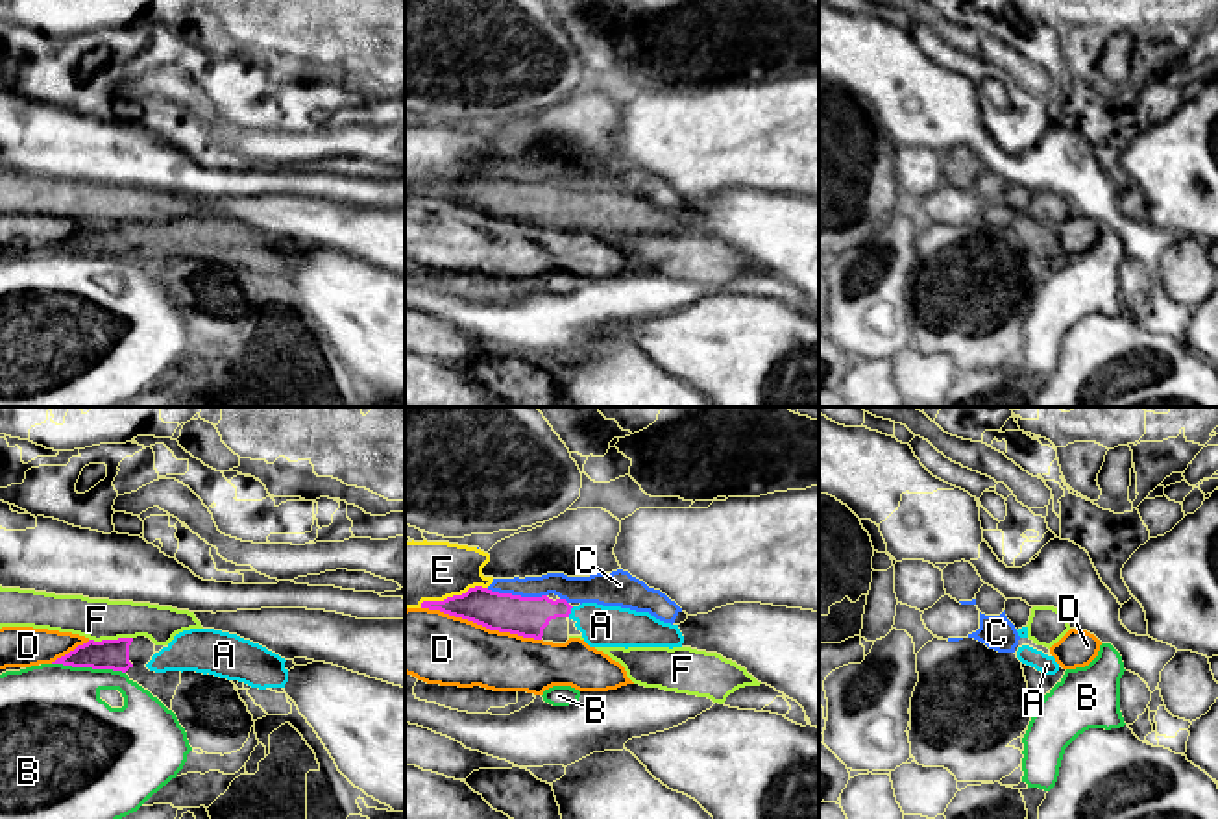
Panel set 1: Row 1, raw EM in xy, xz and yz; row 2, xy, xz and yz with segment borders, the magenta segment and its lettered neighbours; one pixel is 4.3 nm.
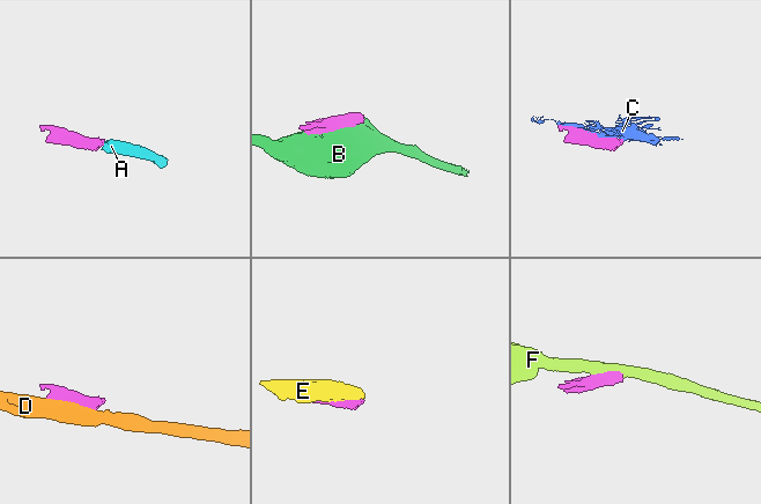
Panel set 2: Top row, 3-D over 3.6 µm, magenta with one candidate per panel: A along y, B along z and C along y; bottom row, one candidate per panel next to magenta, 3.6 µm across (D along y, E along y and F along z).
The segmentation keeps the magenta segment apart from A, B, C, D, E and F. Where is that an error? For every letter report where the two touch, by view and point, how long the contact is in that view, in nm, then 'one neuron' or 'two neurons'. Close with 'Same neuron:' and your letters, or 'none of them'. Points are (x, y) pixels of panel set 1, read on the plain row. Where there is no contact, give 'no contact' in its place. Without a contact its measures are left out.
A: contact xz (570, 198); length 50 nm; one neuron
B: contact xy (89, 252); length 320 nm; two neurons
C: contact xz (516, 182); length 260 nm; two neurons
D: contact xz (481, 209); length 550 nm; two neurons
E: contact xz (453, 182); length 300 nm; two neurons
F: contact xy (109, 226); length 190 nm; two neurons
Same neuron: A

